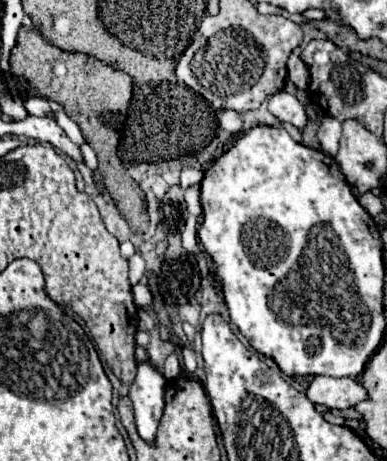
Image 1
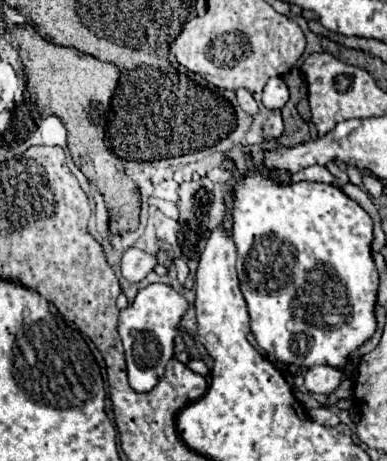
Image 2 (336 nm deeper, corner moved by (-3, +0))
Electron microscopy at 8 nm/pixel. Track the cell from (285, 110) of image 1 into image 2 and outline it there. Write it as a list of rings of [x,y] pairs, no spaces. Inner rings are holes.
[[[271,78],[263,90],[263,104],[269,108],[269,110],[279,110],[287,104],[289,100],[289,90],[283,82],[283,78]]]

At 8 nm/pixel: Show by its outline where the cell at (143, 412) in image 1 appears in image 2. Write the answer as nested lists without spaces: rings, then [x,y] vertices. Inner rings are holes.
[[[151,284],[145,290],[139,290],[135,302],[121,310],[119,316],[119,334],[125,348],[129,386],[135,392],[151,392],[159,382],[159,372],[165,370],[167,362],[173,356],[173,338],[181,316],[187,310],[183,294],[173,290],[167,284]]]

